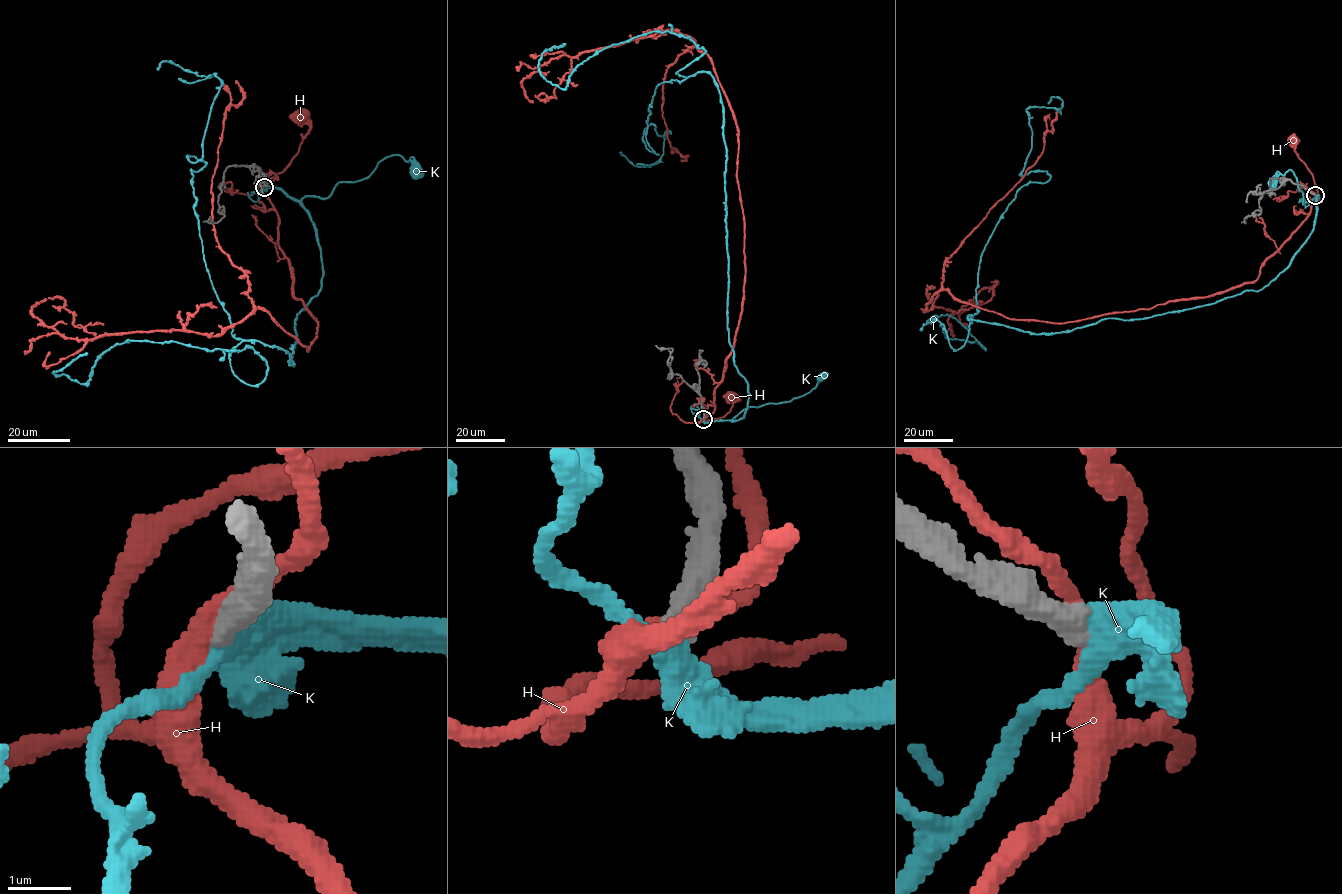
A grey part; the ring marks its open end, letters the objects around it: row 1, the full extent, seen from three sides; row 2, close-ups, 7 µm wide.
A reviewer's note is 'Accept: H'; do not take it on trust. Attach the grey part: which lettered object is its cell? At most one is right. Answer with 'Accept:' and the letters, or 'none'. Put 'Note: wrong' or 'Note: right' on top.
Note: wrong
Accept: K

